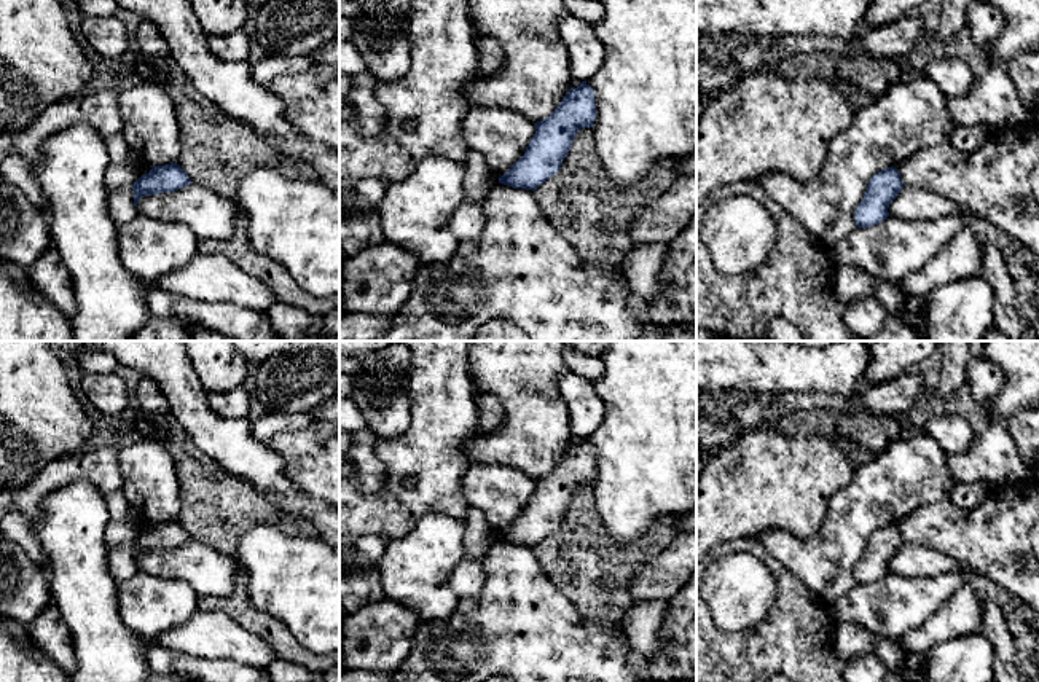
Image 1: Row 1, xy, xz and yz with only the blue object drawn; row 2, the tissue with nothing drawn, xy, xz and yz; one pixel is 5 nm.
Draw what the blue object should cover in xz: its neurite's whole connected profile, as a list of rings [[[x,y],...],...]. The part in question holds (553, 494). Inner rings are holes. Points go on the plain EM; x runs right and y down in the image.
[[[582,438],[577,445],[569,446],[548,475],[535,480],[535,491],[524,512],[499,534],[499,540],[537,547],[561,526],[575,491],[582,484],[593,484],[594,476],[594,448],[586,438]]]

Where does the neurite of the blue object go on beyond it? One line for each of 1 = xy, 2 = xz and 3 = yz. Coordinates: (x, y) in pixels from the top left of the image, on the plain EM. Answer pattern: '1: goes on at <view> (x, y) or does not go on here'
1: does not go on here
2: does not go on here
3: does not go on here

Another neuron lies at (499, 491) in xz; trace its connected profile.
[[[469,462],[462,489],[469,505],[478,508],[499,535],[524,512],[535,480],[507,464]]]

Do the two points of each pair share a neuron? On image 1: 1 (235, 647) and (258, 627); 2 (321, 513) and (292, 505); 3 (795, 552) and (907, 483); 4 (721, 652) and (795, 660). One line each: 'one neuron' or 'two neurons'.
1: two neurons
2: one neuron
3: one neuron
4: one neuron

